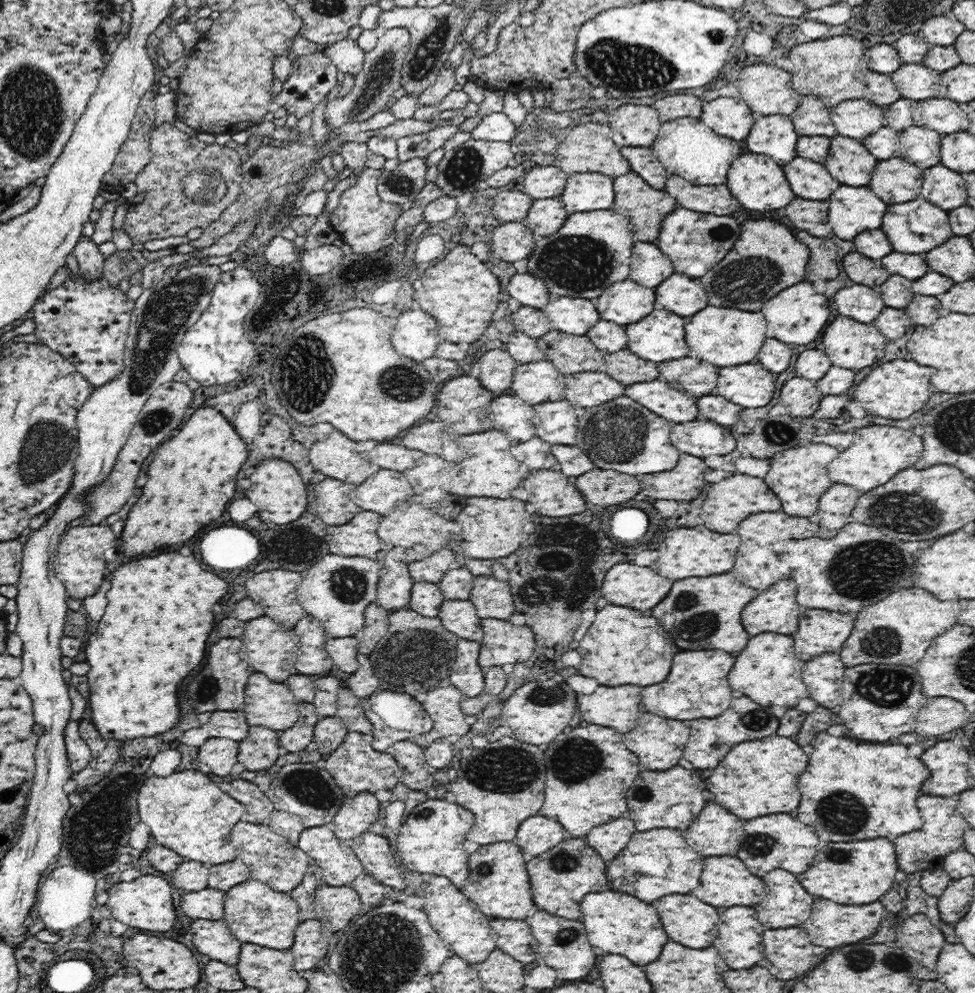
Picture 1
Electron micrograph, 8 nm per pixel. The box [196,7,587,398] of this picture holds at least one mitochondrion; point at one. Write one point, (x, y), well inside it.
(421, 65)

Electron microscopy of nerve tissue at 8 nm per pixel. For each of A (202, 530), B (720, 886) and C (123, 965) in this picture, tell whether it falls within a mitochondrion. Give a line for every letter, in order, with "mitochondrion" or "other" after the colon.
A: other
B: other
C: other

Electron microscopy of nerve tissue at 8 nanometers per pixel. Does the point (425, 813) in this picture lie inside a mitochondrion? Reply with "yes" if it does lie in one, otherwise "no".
yes

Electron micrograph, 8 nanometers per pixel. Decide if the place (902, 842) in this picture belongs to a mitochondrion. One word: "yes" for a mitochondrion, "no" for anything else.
no

